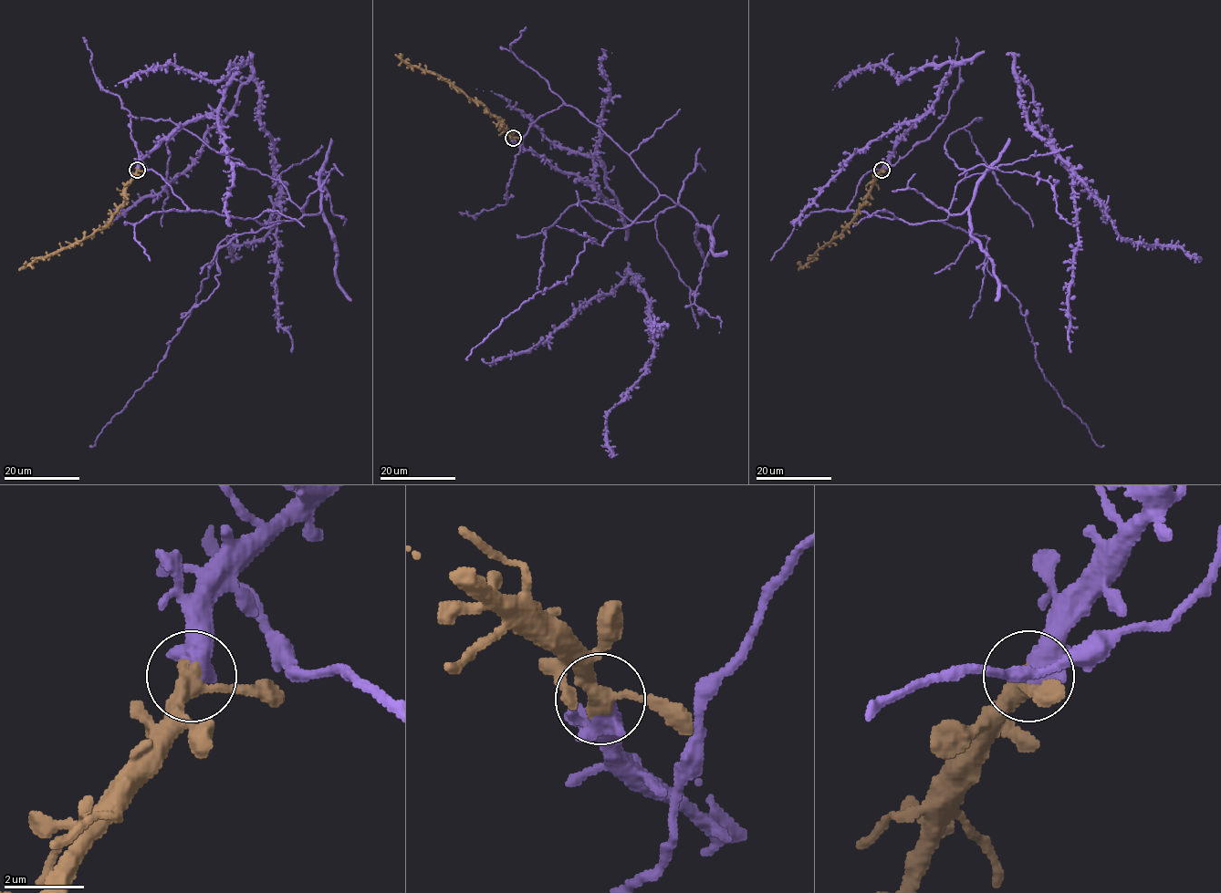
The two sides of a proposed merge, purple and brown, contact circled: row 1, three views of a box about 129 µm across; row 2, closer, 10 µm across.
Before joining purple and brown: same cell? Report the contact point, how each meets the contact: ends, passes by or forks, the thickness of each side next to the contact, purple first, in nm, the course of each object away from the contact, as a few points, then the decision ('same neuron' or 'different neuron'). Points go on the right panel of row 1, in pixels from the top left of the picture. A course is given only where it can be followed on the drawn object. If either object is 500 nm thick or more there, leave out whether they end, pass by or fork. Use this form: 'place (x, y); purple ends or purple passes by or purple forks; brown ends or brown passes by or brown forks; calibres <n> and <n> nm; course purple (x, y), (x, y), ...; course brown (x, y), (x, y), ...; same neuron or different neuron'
place (881, 170); calibres 500 and 400 nm; course purple (881, 170), (863, 176), (849, 210), (986, 235), (987, 271), (1019, 303), (1044, 378), (1104, 445); course brown (881, 170), (866, 202), (843, 231), (798, 270); same neuron

